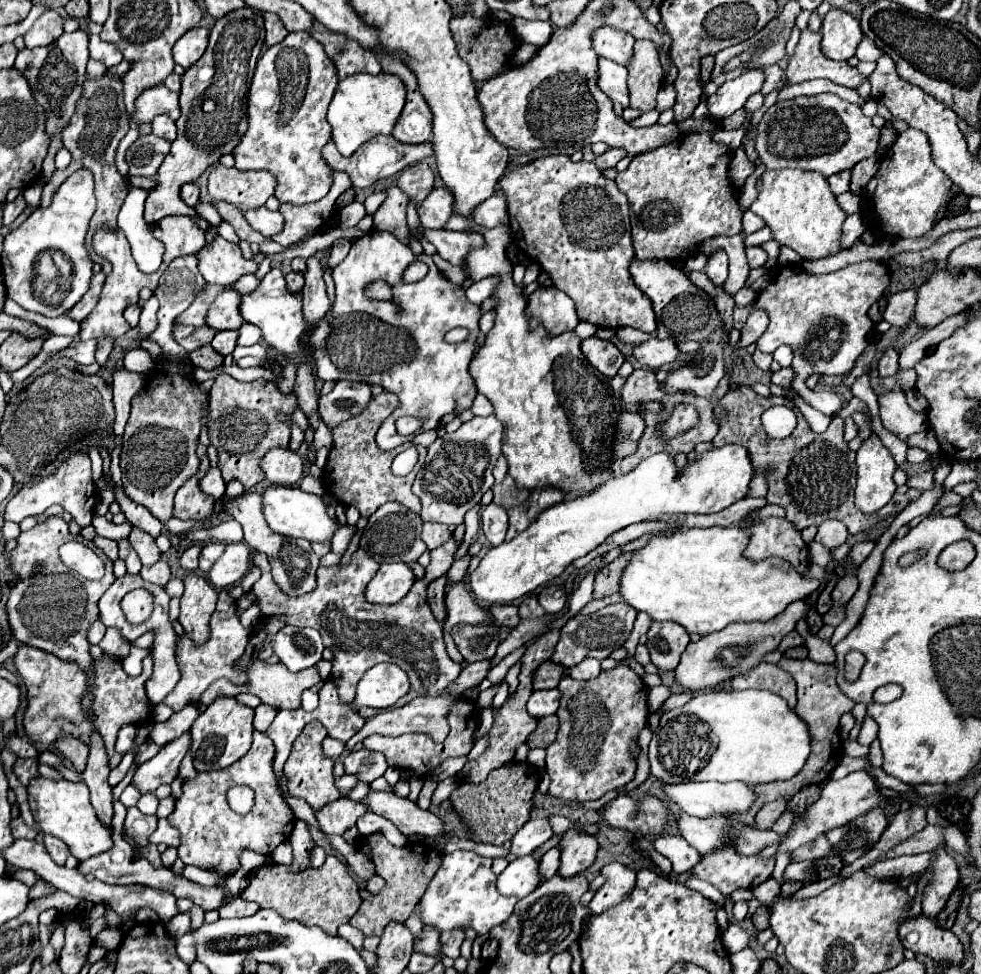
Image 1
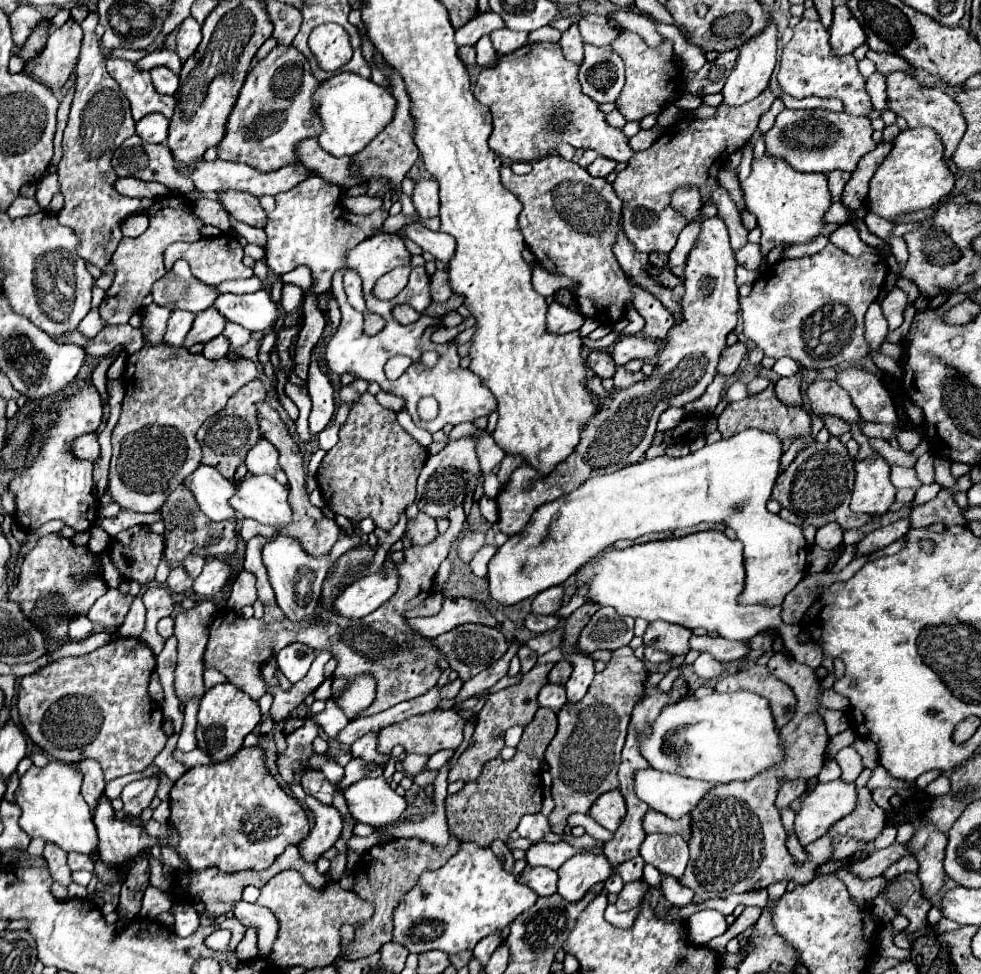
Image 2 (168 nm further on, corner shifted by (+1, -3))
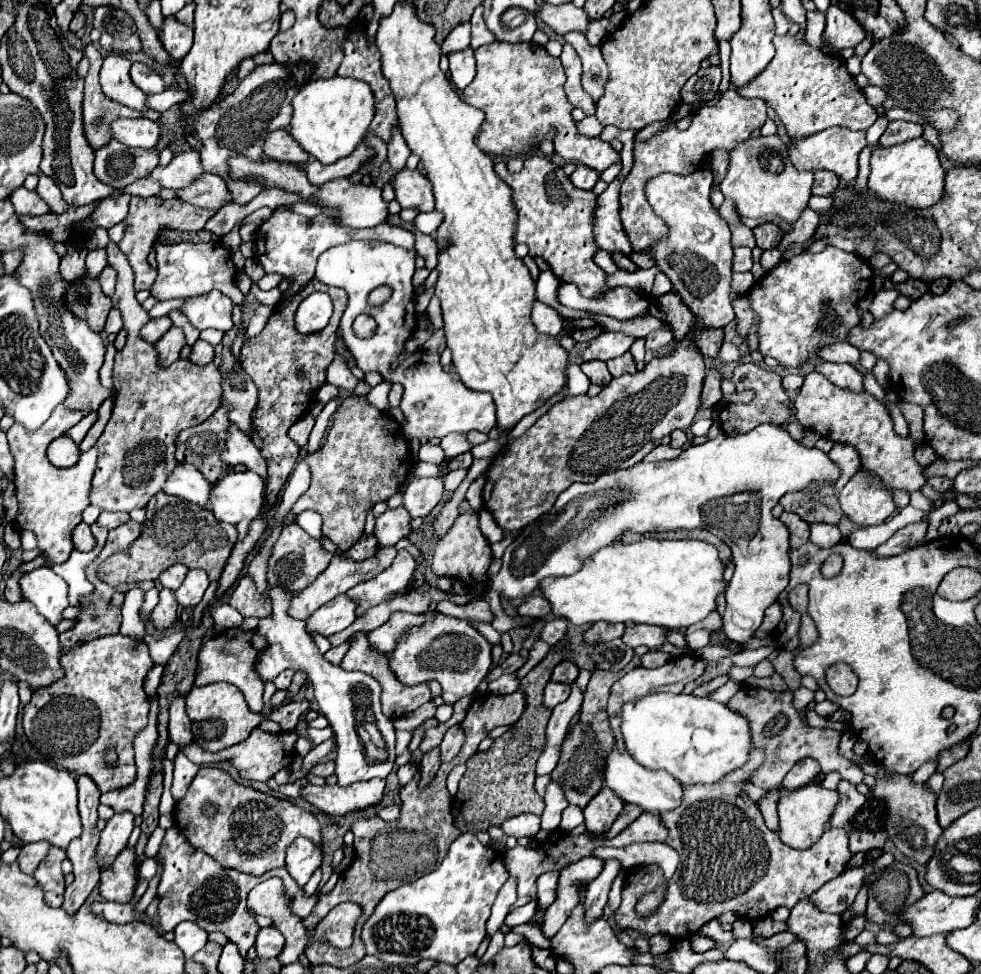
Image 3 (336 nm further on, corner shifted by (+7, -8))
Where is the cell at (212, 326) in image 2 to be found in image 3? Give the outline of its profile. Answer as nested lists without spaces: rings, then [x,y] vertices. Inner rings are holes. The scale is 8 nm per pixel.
[[[172,327],[154,347],[158,349],[158,355],[160,355],[160,365],[168,367],[172,365],[178,357],[180,357],[180,351],[182,347],[186,345],[186,335],[180,327]]]

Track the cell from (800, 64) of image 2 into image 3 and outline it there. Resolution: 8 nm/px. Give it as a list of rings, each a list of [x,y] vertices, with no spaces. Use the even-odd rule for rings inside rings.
[[[776,35],[774,47],[776,55],[770,65],[764,69],[764,73],[760,73],[760,77],[756,77],[756,81],[742,87],[740,95],[768,101],[790,137],[800,139],[834,125],[868,129],[878,119],[876,109],[866,101],[854,77],[848,75],[840,55],[826,55],[798,35]]]

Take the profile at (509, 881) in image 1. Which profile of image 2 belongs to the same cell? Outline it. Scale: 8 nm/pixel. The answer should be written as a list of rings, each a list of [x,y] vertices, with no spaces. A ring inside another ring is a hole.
[[[526,868],[520,876],[522,884],[528,884],[538,896],[552,896],[556,892],[558,874],[550,868]]]

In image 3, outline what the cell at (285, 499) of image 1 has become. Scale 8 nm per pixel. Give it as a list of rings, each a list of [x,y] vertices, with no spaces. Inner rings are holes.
[[[252,471],[226,473],[220,481],[214,483],[210,509],[212,509],[212,513],[216,515],[218,521],[226,521],[226,523],[232,523],[232,525],[240,523],[242,519],[252,521],[252,519],[260,517],[266,509],[266,481]]]

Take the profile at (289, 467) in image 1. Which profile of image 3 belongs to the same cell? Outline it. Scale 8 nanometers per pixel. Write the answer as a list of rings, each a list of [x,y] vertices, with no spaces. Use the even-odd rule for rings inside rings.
[[[232,425],[230,429],[230,437],[228,437],[228,445],[226,445],[226,453],[224,453],[224,461],[234,467],[238,463],[246,465],[250,471],[258,473],[260,477],[268,477],[266,473],[266,461],[260,455],[260,449],[252,443],[250,437],[246,437],[244,433],[240,433],[240,429],[236,429]]]

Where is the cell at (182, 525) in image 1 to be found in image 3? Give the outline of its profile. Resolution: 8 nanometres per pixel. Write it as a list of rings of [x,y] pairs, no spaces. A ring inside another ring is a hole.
[[[102,511],[96,523],[100,527],[104,527],[104,529],[110,531],[110,529],[116,529],[116,527],[128,523],[128,521],[130,521],[130,515],[128,513],[106,513],[106,511]]]

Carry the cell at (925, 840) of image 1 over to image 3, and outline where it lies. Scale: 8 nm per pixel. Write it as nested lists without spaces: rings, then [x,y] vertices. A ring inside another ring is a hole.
[[[848,867],[836,879],[824,883],[812,895],[812,901],[816,901],[816,905],[820,905],[820,909],[828,913],[842,913],[854,903],[866,877],[868,873],[864,871],[864,867],[856,867],[856,869]]]

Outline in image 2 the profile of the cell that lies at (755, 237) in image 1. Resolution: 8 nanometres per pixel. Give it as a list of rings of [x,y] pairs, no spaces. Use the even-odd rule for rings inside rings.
[[[766,88],[758,98],[738,108],[730,108],[728,104],[716,106],[716,114],[712,118],[678,120],[672,126],[668,126],[648,150],[638,152],[628,160],[628,166],[622,172],[618,172],[612,186],[616,196],[620,196],[622,200],[624,232],[638,252],[668,254],[674,248],[676,236],[686,226],[686,220],[676,210],[672,210],[670,194],[674,188],[682,184],[696,184],[700,188],[704,204],[718,206],[718,216],[728,226],[734,250],[742,248],[748,242],[748,230],[742,224],[741,214],[728,192],[720,186],[716,174],[730,154],[738,152],[742,146],[748,144],[748,140],[756,132],[760,116],[770,110],[772,102],[774,94]]]

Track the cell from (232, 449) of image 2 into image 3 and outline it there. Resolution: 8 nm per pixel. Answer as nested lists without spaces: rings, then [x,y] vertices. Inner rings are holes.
[[[222,405],[208,421],[184,429],[176,439],[176,459],[194,465],[210,483],[216,483],[230,469],[222,461],[228,429],[232,425],[228,419],[230,409],[230,405]]]

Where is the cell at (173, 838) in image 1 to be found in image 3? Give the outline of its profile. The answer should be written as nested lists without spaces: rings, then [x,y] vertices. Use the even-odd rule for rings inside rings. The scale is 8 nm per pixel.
[[[124,847],[112,865],[100,869],[100,895],[106,901],[128,903],[136,889],[134,849]]]

